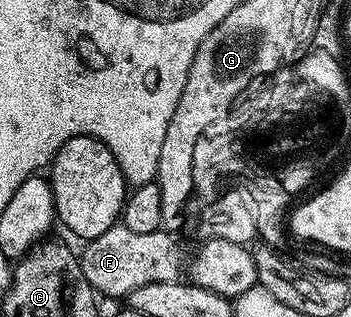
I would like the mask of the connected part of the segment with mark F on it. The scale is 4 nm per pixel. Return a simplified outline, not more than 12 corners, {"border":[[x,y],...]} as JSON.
{"border":[[118,222],[80,249],[95,292],[122,299],[182,275],[174,233]]}

